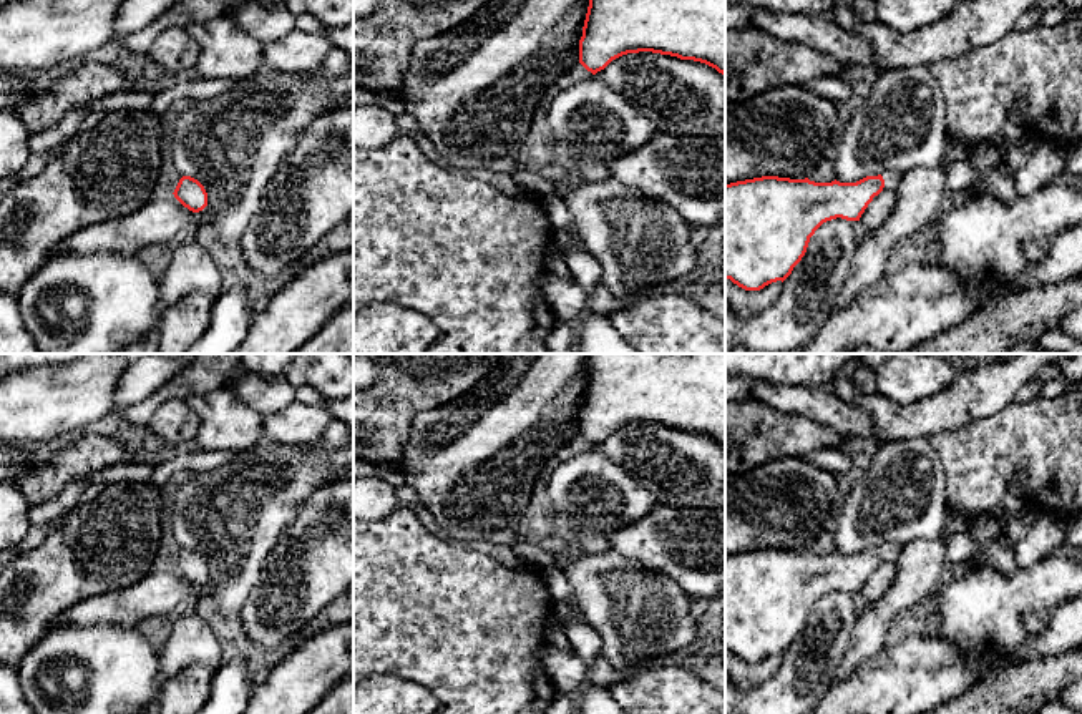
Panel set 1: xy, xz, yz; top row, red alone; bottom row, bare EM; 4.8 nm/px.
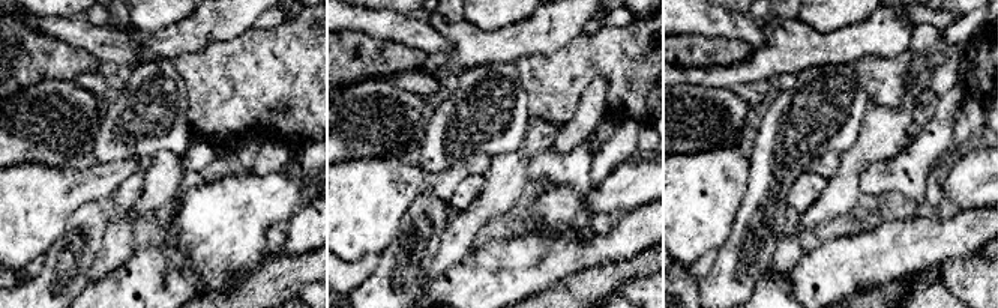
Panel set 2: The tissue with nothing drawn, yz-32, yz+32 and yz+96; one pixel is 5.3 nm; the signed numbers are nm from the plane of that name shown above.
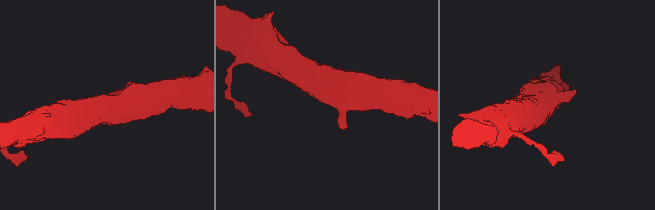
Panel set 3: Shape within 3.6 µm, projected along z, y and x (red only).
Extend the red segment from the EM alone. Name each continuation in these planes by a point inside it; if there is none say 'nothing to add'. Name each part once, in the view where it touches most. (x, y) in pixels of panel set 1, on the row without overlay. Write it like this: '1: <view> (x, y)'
1: yz (891, 550)

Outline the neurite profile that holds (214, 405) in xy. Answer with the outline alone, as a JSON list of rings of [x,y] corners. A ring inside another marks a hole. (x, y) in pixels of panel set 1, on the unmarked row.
[[[229,385],[209,395],[189,395],[188,402],[199,417],[201,452],[247,450],[264,435],[264,417],[244,405]]]

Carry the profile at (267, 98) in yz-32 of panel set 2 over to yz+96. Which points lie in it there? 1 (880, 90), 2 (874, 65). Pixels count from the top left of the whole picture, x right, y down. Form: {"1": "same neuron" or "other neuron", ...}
{"1": "same neuron", "2": "same neuron"}

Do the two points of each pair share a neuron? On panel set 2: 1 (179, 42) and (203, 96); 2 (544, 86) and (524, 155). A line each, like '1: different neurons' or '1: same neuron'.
1: different neurons
2: different neurons

